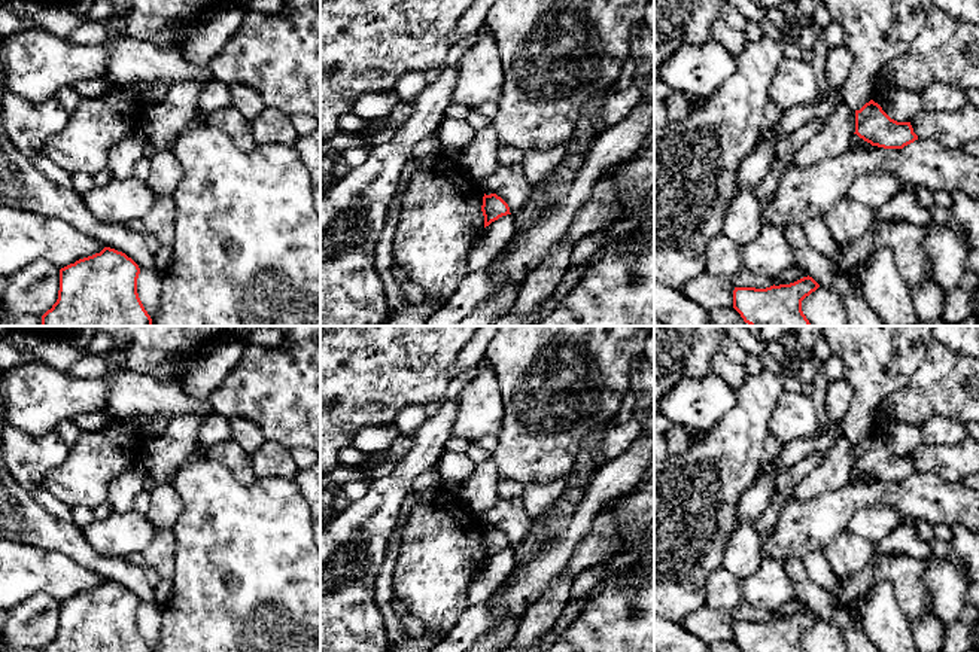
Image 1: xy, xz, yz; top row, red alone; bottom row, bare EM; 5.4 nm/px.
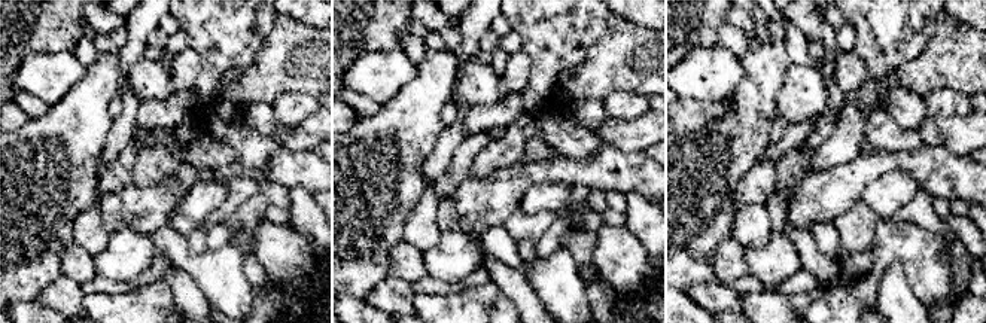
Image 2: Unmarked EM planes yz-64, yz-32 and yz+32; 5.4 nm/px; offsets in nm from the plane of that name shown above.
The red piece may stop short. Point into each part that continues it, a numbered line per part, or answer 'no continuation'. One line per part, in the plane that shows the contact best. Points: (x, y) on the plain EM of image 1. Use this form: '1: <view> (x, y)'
no continuation

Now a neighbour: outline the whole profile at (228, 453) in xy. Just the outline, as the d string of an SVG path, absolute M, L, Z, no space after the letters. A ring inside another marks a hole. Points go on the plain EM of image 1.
M232 439L213 444L207 448L206 457L222 463L243 485L250 485L256 479L250 454Z

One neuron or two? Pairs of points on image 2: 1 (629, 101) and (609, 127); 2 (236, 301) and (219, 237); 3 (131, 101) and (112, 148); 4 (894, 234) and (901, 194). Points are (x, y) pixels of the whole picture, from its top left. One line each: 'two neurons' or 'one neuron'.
1: two neurons
2: two neurons
3: one neuron
4: two neurons

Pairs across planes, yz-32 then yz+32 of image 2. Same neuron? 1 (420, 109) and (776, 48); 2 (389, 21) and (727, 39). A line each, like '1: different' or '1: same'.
1: same
2: different

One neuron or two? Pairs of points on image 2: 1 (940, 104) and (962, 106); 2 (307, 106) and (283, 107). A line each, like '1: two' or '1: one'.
1: one
2: one

